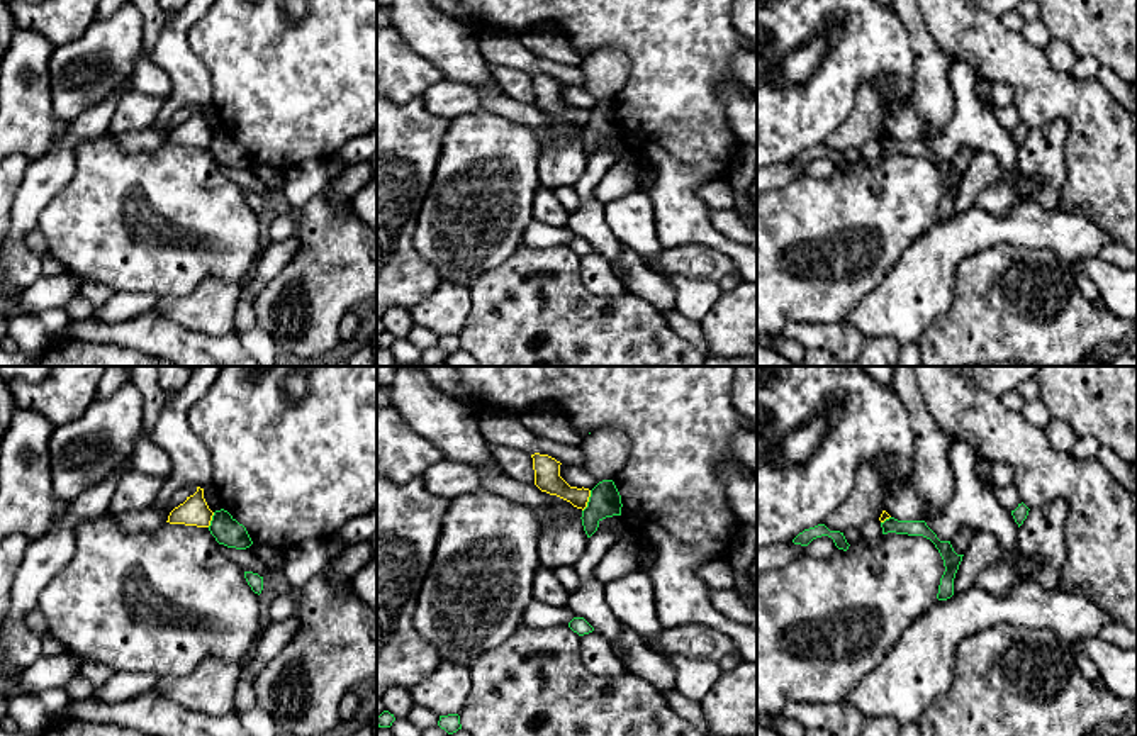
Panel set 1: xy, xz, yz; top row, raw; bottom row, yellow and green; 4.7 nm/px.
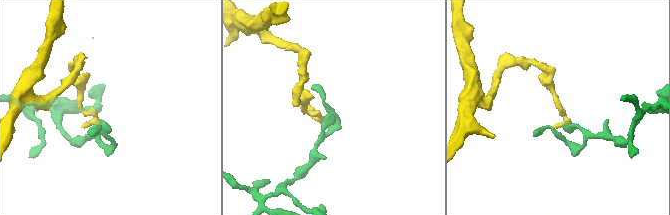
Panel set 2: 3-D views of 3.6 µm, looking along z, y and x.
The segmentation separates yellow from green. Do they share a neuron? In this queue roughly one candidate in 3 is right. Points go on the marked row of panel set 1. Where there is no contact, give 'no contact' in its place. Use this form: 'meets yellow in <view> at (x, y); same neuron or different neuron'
meets yellow in xz at (588, 501); different neuron

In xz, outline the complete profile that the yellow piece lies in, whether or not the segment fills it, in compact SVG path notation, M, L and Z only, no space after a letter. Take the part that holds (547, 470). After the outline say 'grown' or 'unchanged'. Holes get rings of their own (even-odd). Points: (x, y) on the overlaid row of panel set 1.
M535 453L533 458L533 470L535 470L535 485L550 495L557 495L567 502L570 502L577 509L585 509L591 490L589 488L577 488L570 487L562 477L560 477L560 461L548 454Z; unchanged

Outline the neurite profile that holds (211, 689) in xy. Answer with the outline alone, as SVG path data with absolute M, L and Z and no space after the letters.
M205 660L188 675L166 675L156 690L170 700L214 717L232 714L241 666L222 660Z

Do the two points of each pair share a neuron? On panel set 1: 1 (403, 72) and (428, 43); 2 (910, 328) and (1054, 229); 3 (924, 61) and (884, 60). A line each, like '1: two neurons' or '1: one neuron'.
1: two neurons
2: one neuron
3: two neurons

